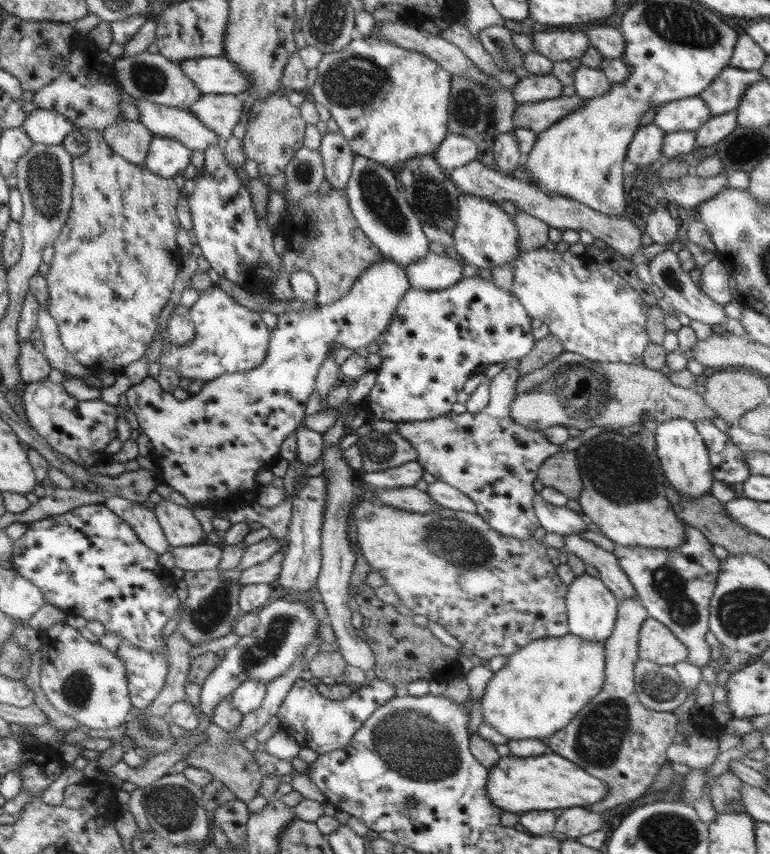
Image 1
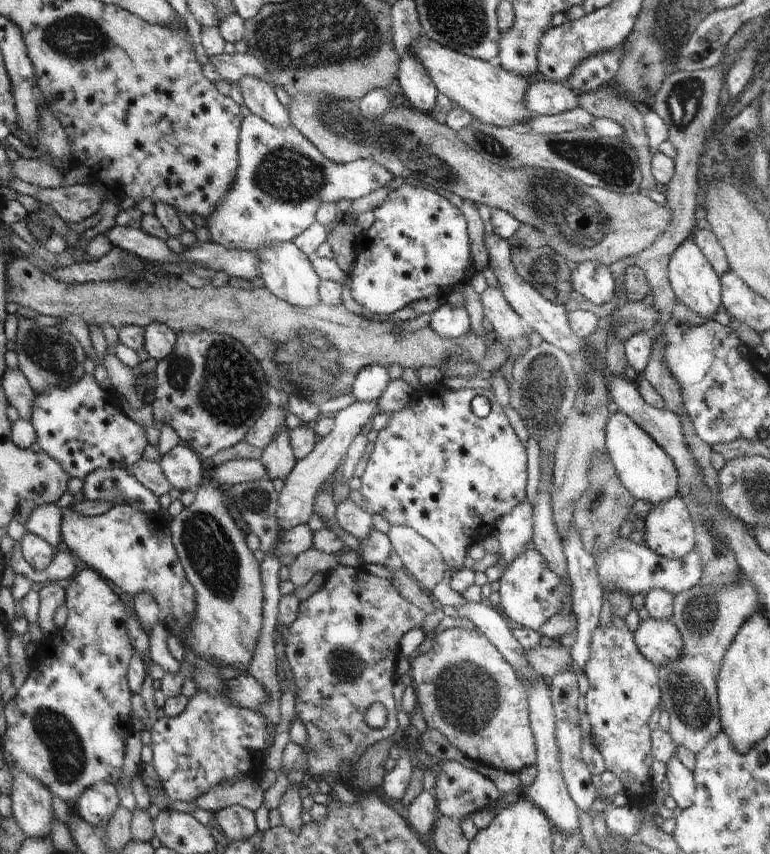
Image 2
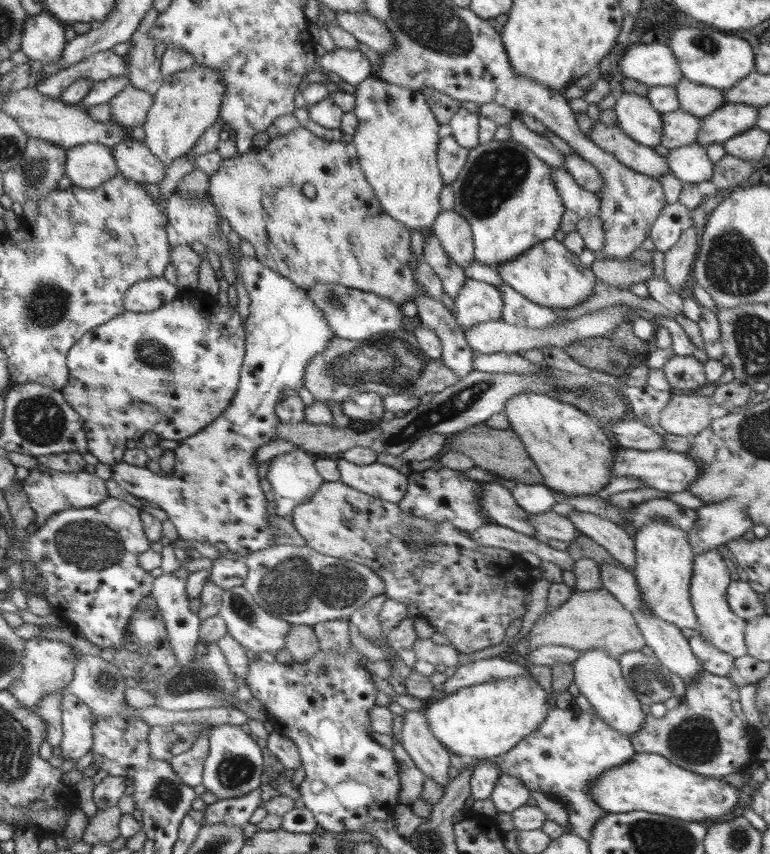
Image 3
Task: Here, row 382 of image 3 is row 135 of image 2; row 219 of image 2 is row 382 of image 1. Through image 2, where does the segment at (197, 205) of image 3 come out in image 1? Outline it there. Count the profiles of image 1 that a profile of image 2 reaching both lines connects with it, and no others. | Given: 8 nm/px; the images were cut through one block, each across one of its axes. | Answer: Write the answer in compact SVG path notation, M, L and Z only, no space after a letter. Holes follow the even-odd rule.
M383 257L361 272L348 294L334 303L302 312L287 309L278 316L276 327L270 333L268 352L260 366L244 372L222 374L205 382L198 393L190 394L185 400L164 392L154 376L132 385L125 392L128 406L136 415L141 433L150 439L151 457L162 482L180 492L193 505L212 507L218 512L232 511L239 504L255 501L260 487L256 474L259 469L271 468L277 462L282 442L302 424L322 358L332 357L334 348L346 348L356 354L360 348L367 348L368 344L376 341L388 328L398 303L409 288L405 268Z

